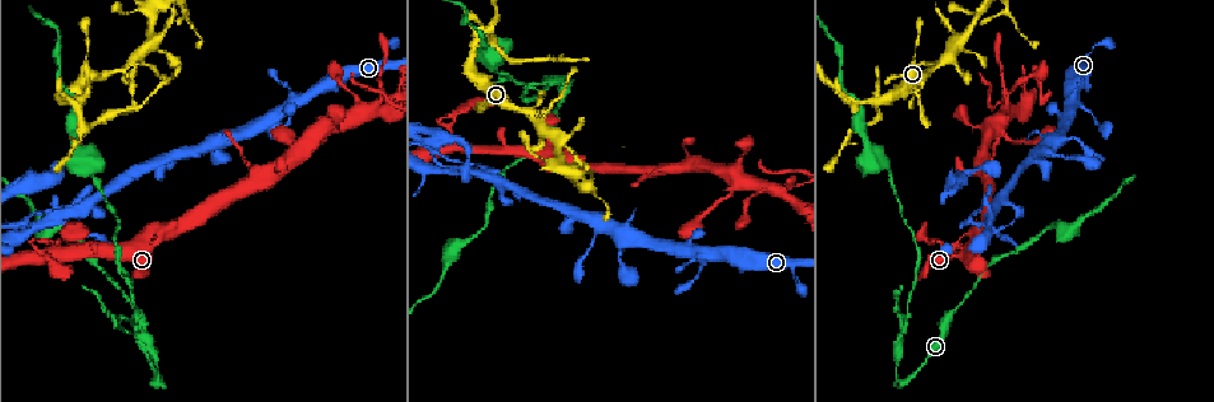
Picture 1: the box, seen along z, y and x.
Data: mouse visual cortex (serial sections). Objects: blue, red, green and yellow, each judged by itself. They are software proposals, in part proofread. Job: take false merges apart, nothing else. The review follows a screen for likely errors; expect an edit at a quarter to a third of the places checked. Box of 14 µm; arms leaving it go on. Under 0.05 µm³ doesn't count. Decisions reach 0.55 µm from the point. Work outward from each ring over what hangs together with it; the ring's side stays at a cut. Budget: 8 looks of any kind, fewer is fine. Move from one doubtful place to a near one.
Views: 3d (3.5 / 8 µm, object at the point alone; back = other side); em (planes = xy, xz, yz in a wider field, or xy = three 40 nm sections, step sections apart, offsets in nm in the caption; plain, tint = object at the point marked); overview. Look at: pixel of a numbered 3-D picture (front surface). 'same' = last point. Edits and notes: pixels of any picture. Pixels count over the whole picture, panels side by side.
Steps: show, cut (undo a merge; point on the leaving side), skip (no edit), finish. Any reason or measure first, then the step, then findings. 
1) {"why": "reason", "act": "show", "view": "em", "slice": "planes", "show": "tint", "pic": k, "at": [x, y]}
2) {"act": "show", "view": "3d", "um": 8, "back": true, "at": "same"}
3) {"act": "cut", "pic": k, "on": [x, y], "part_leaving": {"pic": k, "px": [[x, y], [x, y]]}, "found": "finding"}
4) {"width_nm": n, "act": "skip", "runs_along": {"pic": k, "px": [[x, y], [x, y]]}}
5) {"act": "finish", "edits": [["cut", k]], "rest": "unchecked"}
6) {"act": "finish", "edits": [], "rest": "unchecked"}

{"why": "sharp bend", "act": "show", "view": "3d", "um": 3.5, "pic": 1, "at": [568, 86]}

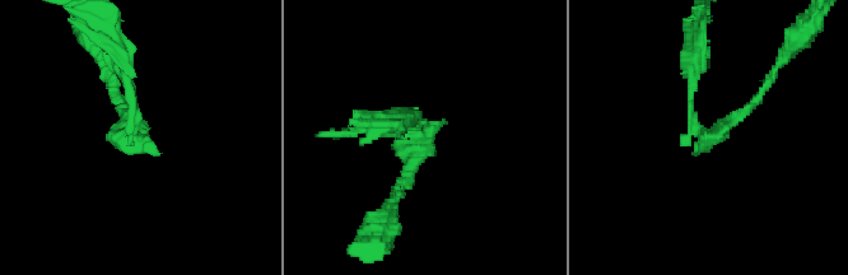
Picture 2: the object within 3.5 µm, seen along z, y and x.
{"arm_widths_nm": [150, 150], "act": "show", "view": "em", "slice": "planes", "show": "tint", "pic": 2, "at": [131, 132]}

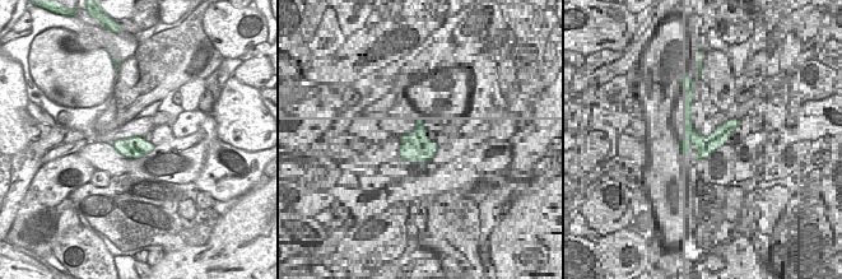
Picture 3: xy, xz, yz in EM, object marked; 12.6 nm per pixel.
{"act": "cut", "pic": 2, "on": [697, 61], "part_leaving": {"pic": 2, "px": [[692, 96], [699, 28]]}, "found": "a second cell is stuck on"}

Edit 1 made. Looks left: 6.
{"act": "show", "view": "overview"}

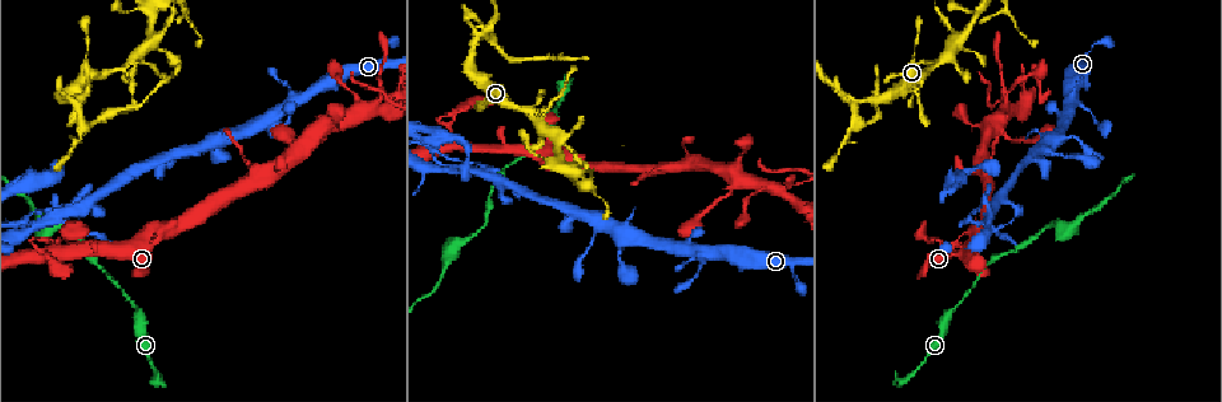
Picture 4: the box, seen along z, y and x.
{"why": "arms part here", "act": "show", "view": "3d", "um": 8, "back": true, "pic": 4, "at": [991, 226]}

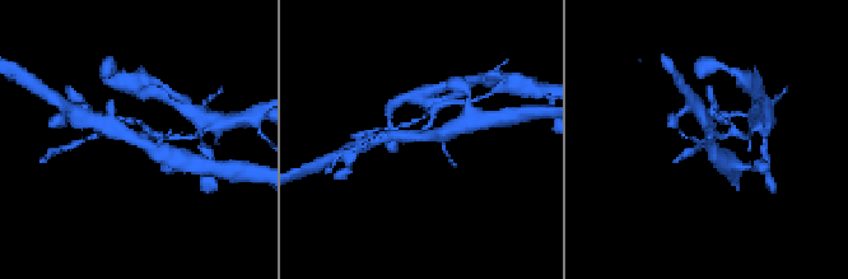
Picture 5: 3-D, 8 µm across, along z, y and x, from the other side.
{"why": "zoom in", "act": "show", "view": "3d", "um": 3.5, "pic": 5, "at": [131, 138]}

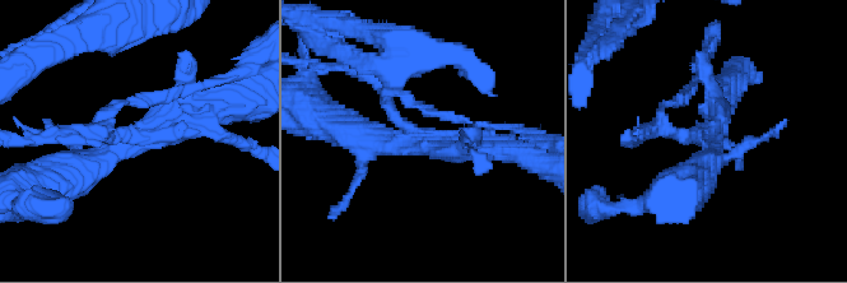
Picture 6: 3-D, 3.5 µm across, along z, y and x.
{"arms": 3, "arm_widths_nm": [150, 300, 350], "why": "need the tissue", "act": "show", "view": "em", "slice": "xy", "step": 5, "show": "tint", "pic": 6, "at": [138, 141]}

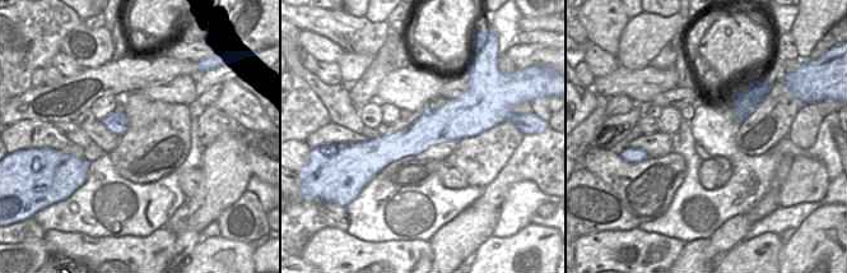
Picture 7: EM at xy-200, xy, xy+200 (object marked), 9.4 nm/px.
{"act": "cut", "pic": 6, "on": [142, 102], "part_leaving": {"pic": 6, "px": [[699, 140], [661, 125], [664, 105], [680, 101]]}, "found": "two cells meet here"}

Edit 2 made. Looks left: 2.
{"why": "sudden change in width", "act": "show", "view": "3d", "um": 3.5, "pic": 4, "at": [931, 69]}

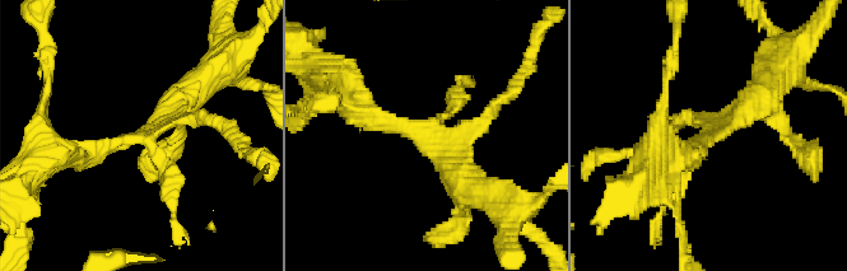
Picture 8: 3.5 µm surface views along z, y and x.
{"act": "show", "view": "em", "slice": "xy", "step": 1, "show": "tint", "pic": 8, "at": [421, 133]}

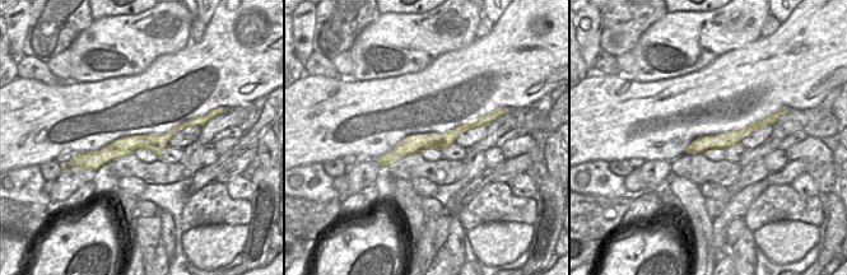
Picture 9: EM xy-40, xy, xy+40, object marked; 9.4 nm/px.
{"act": "skip", "found": "continuous, no second cell"}

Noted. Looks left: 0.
{"act": "finish", "edits": [["cut", 2], ["cut", 6]], "rest": "unchecked"}

